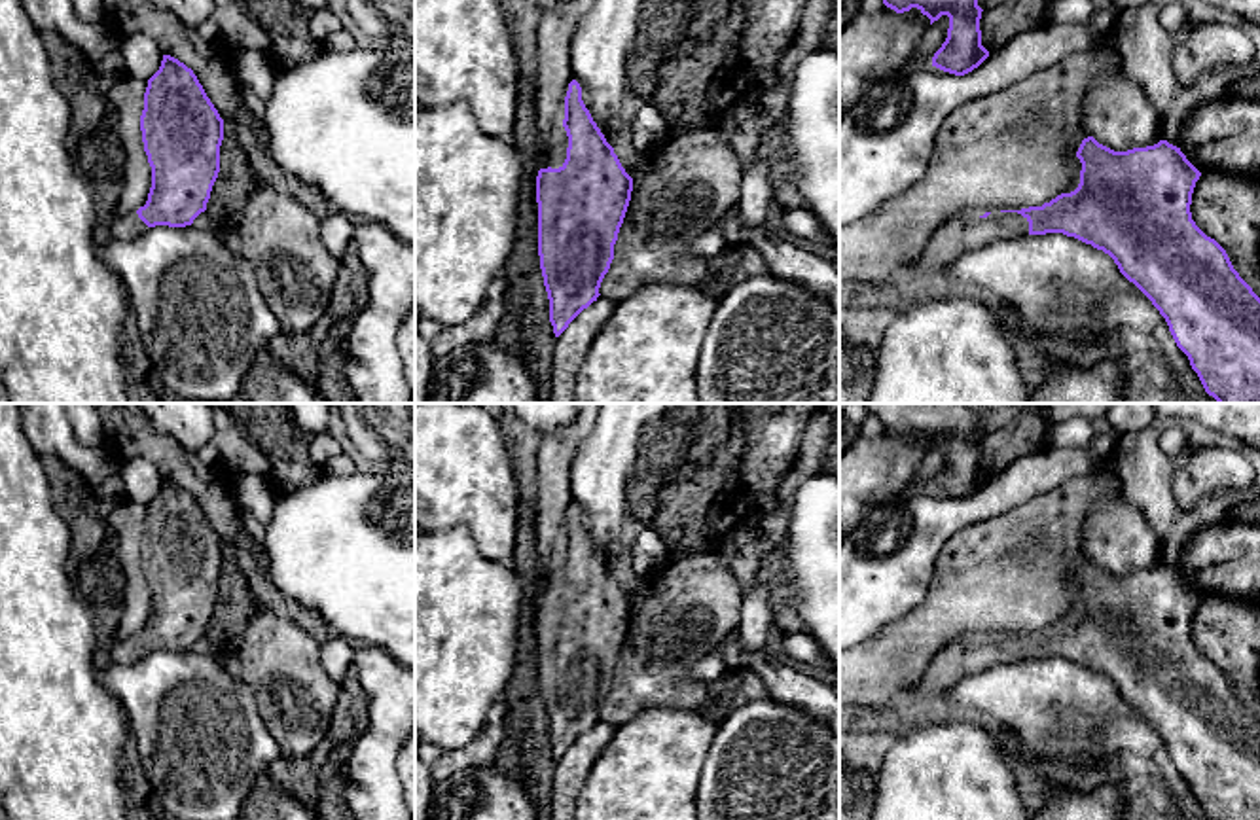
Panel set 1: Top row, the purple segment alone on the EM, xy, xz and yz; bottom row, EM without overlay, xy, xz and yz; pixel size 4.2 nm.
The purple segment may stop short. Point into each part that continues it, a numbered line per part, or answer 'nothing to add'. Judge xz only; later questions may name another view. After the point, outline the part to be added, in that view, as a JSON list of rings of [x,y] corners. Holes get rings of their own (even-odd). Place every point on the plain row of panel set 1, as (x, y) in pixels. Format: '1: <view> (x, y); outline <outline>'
1: xz (558, 578); outline [[[563,547],[553,553],[553,570],[549,576],[540,574],[540,593],[559,593],[567,583],[568,561]]]

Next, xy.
1: xy (124, 652); outline [[[131,636],[127,640],[116,640],[106,653],[104,661],[106,663],[119,663],[119,665],[131,665],[150,651],[138,642],[136,636]]]

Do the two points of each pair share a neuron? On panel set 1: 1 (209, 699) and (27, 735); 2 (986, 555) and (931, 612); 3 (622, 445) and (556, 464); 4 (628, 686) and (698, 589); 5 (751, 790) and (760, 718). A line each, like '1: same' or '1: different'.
1: different
2: same
3: different
4: same
5: same

